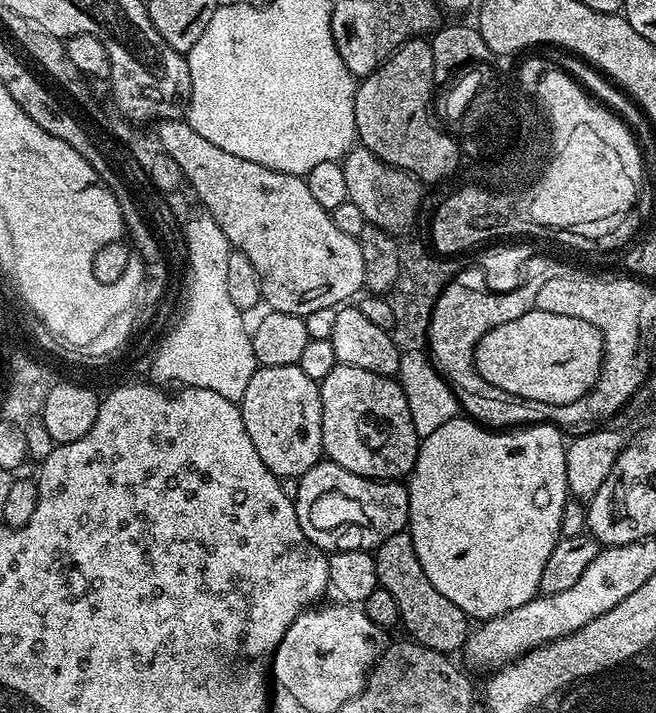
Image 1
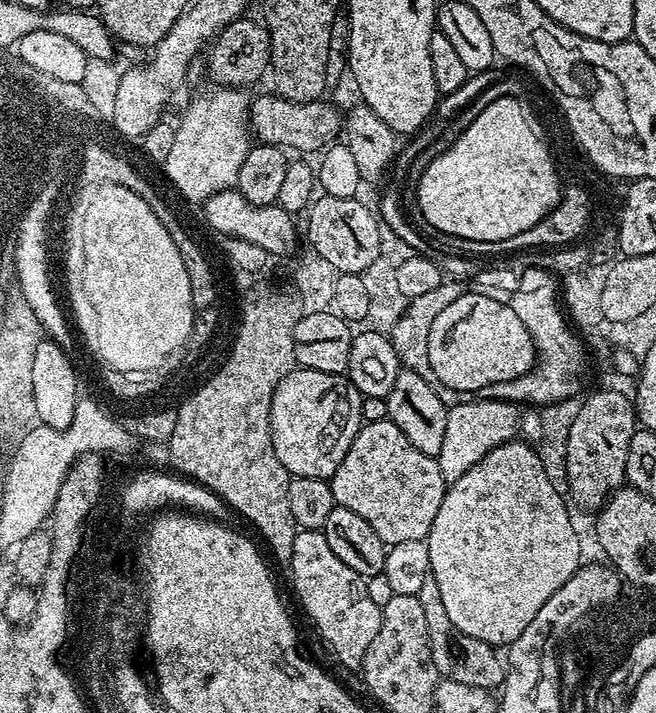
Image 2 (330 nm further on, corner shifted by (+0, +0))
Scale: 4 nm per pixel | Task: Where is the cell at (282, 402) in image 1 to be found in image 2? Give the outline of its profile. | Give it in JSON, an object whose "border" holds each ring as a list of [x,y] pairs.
{"border":[[[295,367],[278,386],[270,402],[274,454],[293,477],[331,481],[362,423],[362,397],[343,375]]]}

